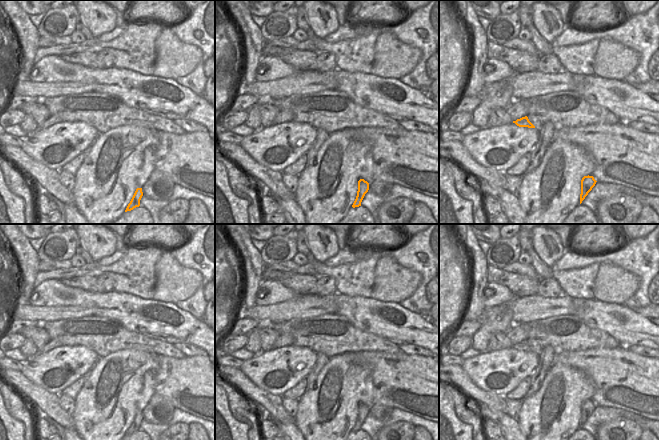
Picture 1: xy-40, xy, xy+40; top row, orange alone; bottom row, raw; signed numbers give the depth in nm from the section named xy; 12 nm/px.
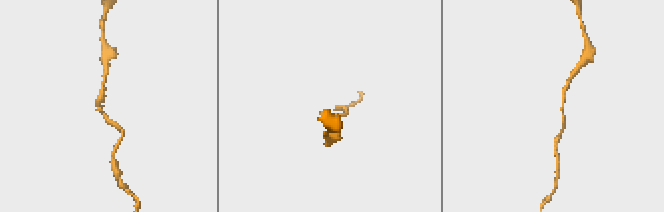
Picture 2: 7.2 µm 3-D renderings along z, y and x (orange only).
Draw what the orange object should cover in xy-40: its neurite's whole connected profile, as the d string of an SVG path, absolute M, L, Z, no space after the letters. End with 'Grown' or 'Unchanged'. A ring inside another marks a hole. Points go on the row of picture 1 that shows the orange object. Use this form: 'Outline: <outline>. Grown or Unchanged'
Outline: M137 188L131 201L130 201L130 203L128 204L125 212L131 211L134 208L139 207L140 206L140 200L141 200L142 196L143 196L142 188Z. Unchanged.

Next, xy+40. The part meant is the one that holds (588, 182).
Outline: M584 176L581 180L580 204L596 184L593 176Z. Unchanged.

